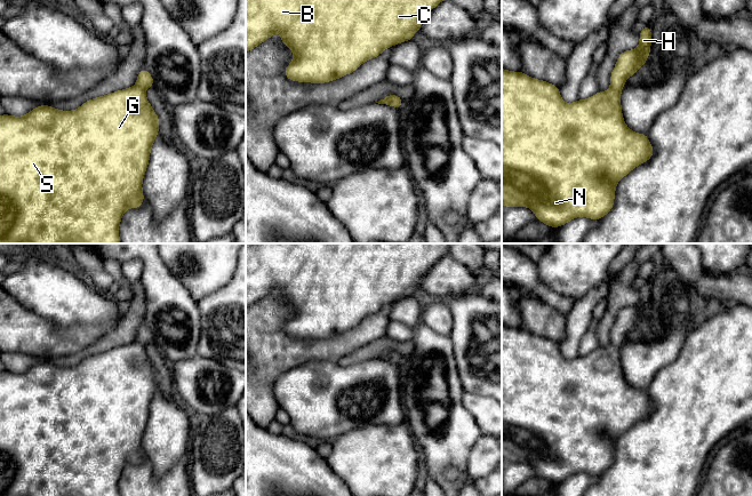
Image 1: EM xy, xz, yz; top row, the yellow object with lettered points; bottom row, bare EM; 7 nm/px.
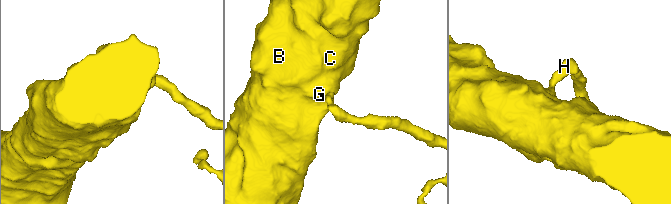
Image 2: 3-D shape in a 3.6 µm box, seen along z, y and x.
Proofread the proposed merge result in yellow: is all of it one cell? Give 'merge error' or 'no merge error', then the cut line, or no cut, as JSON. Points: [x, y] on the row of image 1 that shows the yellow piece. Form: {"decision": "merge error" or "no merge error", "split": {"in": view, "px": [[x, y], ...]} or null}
{"decision": "no merge error", "split": null}

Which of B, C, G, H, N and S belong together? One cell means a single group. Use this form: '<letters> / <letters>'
B C G H N S

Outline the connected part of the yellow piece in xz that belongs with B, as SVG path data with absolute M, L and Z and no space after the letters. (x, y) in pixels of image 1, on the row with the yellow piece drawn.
M246 0L246 53L271 38L274 32L279 32L283 45L294 51L293 62L285 69L286 78L291 81L312 83L334 81L352 73L363 62L379 56L384 49L411 40L413 35L421 31L423 19L441 1L443 0Z

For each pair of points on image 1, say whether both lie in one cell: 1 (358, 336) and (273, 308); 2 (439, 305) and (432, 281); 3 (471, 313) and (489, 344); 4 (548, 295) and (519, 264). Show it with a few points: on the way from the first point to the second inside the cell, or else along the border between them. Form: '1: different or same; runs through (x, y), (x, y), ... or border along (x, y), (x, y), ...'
1: same; runs through (332, 348), (292, 348), (278, 334)
2: different; border along (433, 297), (445, 300)
3: same; runs through (478, 321), (488, 336)
4: same; runs through (540, 288), (524, 272)

